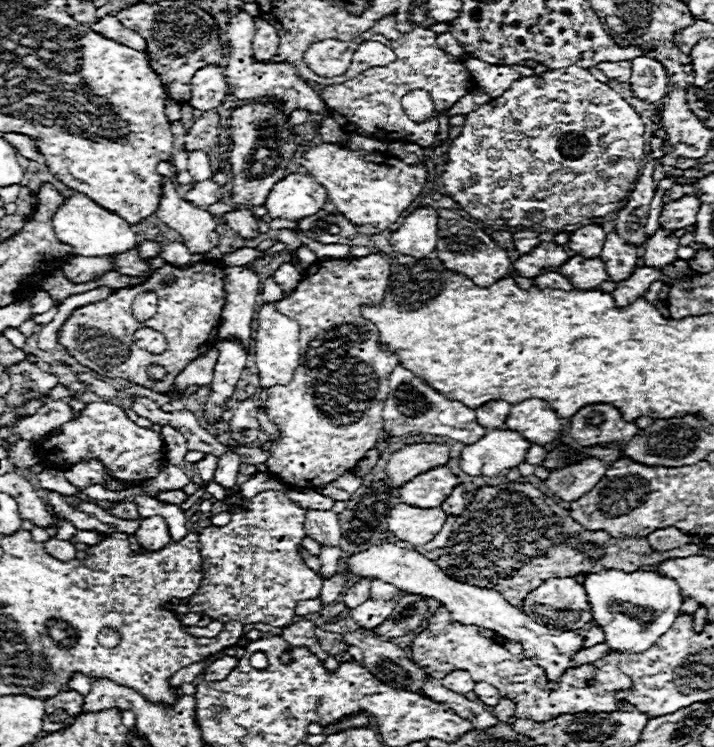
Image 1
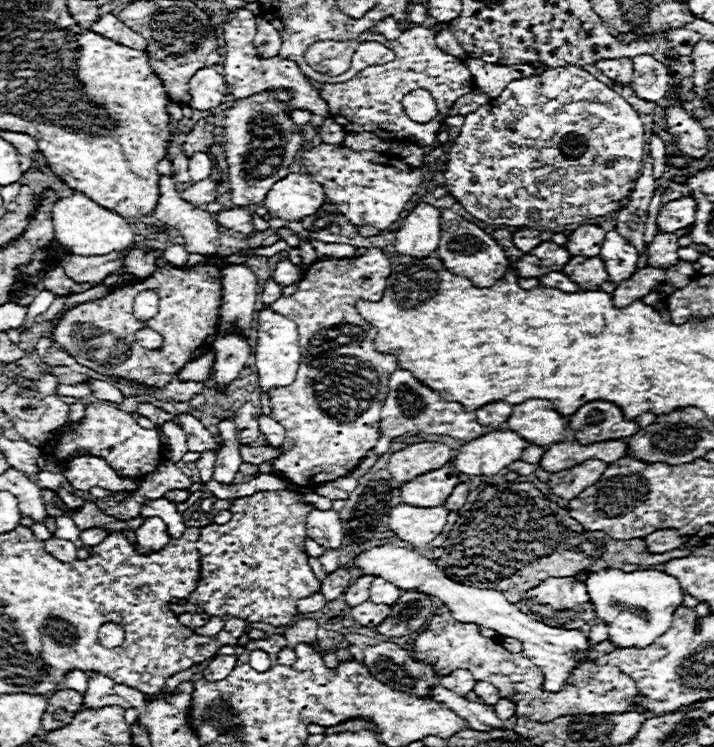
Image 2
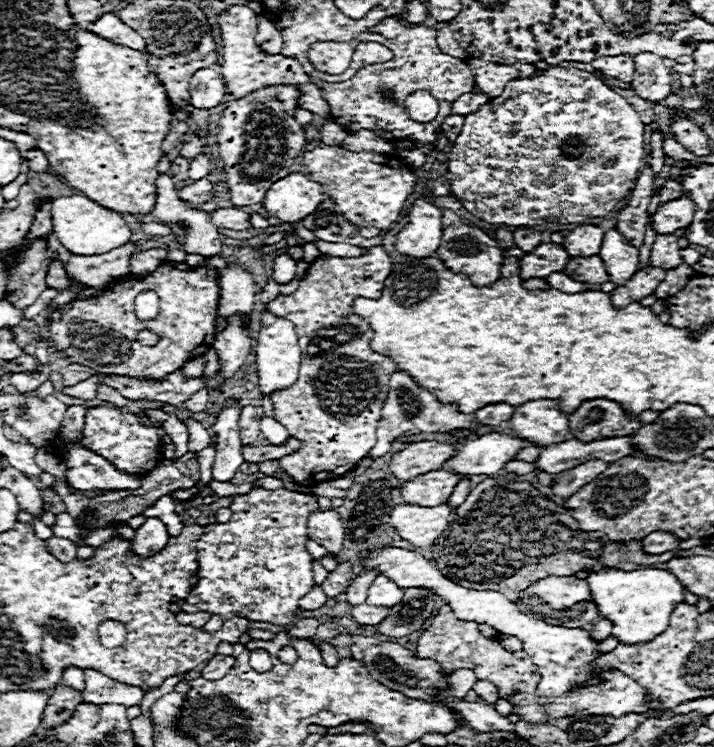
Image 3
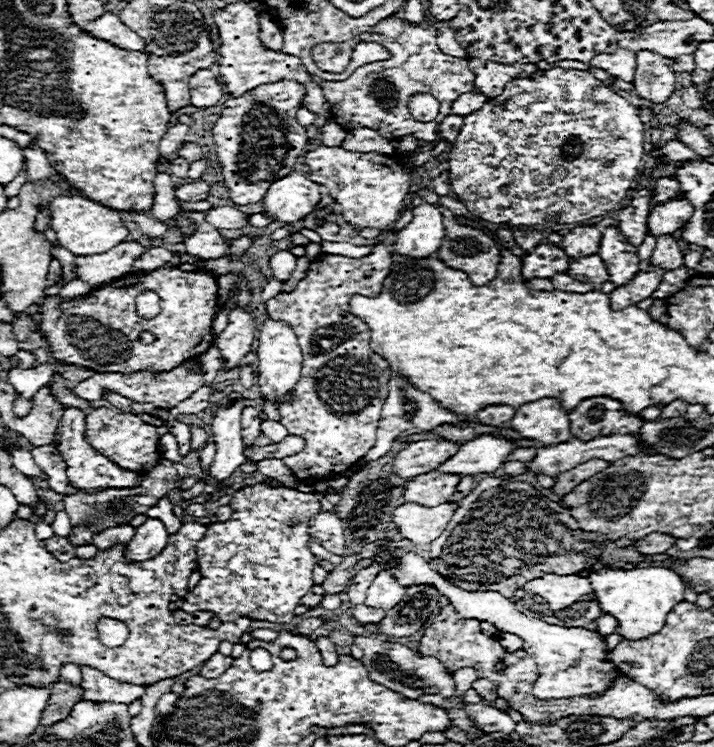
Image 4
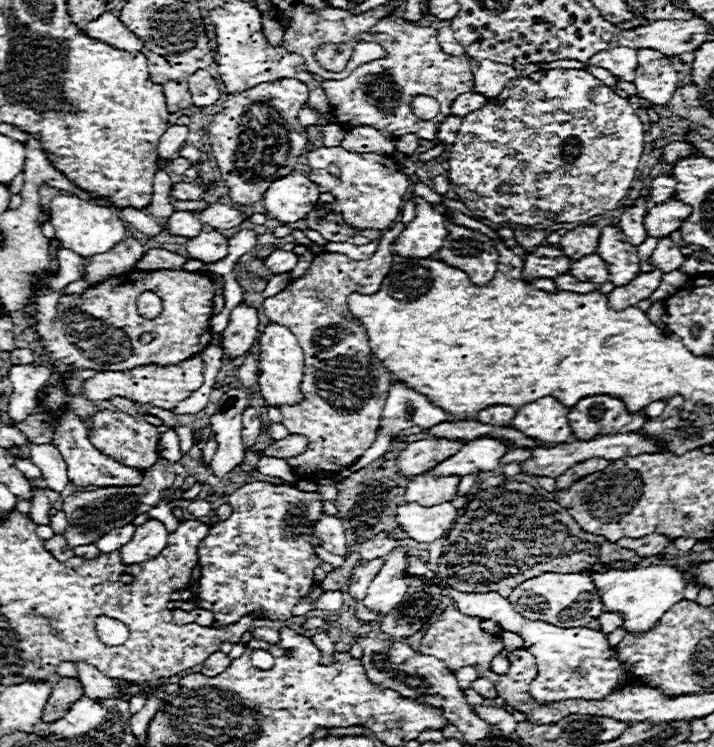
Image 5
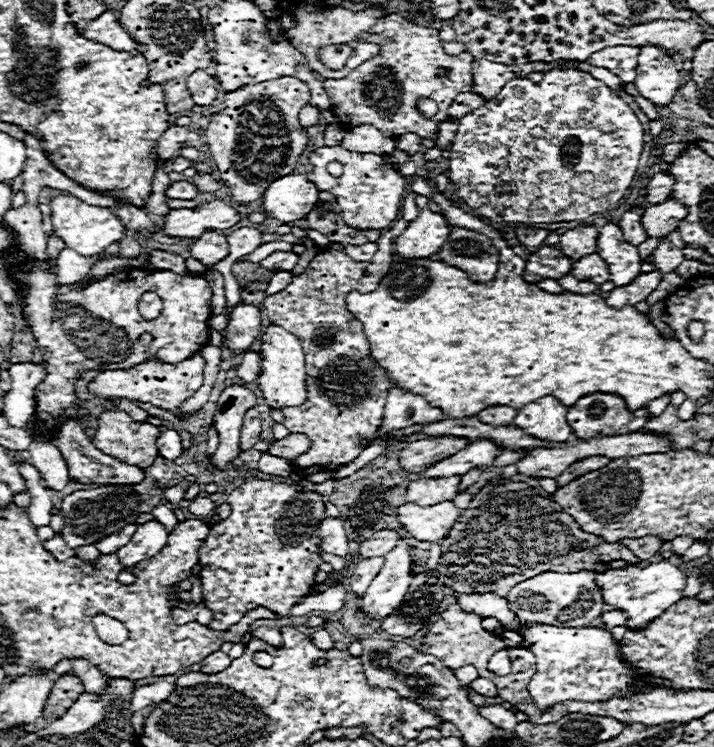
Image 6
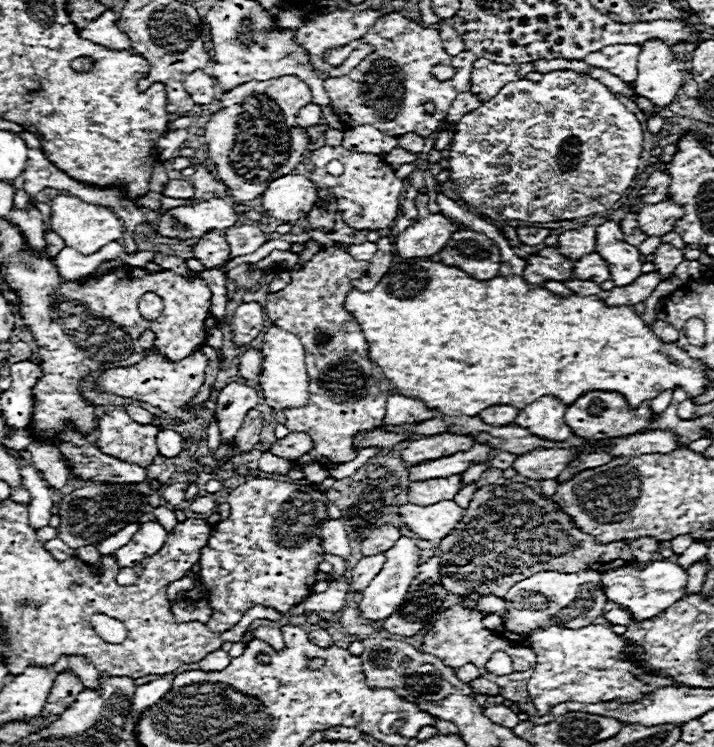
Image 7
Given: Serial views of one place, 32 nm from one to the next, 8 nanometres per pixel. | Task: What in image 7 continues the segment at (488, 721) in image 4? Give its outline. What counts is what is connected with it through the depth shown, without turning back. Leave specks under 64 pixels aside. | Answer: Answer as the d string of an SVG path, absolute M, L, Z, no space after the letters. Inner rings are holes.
M496 704L496 706L490 706L490 708L484 708L486 712L486 716L490 718L490 720L494 720L496 724L502 724L502 726L506 726L506 728L514 728L520 720L518 720L518 714L516 712L512 712L510 708L506 708L506 706L502 706L502 704Z

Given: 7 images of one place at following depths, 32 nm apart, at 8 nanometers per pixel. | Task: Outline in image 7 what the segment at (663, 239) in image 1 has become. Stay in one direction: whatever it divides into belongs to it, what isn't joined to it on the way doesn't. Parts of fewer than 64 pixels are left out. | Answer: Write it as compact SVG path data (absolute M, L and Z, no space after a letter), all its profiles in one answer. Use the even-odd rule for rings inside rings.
M662 242L662 244L654 250L654 254L652 254L652 262L654 262L654 266L656 266L656 272L660 272L662 278L670 276L682 260L684 260L682 250L674 248L674 246L668 244L668 242Z

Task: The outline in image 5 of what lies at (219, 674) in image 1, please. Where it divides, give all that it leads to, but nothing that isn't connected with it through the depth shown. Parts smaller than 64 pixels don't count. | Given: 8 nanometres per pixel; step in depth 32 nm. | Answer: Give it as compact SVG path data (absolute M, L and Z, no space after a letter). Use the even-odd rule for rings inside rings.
M214 652L212 656L208 656L208 660L202 664L202 674L204 676L218 676L220 672L224 672L224 668L230 666L230 656L222 654L222 652Z

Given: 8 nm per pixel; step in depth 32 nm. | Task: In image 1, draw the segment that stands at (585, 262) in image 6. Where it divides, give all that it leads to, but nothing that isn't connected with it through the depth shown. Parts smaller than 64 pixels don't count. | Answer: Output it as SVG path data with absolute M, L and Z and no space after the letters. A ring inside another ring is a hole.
M572 256L556 272L568 276L568 280L572 280L572 286L576 288L598 288L602 282L610 280L600 258Z

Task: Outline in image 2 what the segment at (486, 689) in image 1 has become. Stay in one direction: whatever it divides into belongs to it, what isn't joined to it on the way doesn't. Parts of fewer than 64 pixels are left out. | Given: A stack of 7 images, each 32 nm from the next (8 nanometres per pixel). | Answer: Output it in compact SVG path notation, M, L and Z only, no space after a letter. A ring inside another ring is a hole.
M476 682L474 692L476 692L478 698L480 698L482 702L486 702L488 706L494 706L494 704L500 700L498 690L496 690L492 684L488 684L488 682Z

